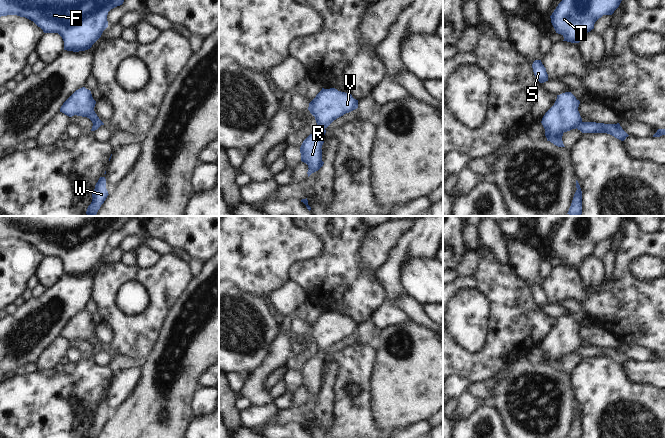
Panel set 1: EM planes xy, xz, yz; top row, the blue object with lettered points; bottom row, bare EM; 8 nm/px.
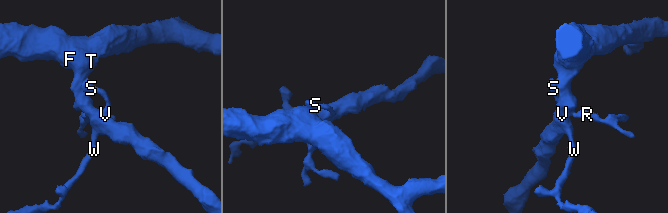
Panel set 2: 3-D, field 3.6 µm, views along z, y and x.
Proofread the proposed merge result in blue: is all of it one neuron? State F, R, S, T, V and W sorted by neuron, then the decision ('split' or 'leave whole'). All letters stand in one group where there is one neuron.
groups F R S T V W; leave whole

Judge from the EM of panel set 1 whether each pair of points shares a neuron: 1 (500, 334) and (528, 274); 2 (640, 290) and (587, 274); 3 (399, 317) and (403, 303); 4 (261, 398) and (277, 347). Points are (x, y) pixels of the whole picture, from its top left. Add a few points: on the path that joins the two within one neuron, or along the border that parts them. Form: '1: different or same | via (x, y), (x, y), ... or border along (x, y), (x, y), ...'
1: different | border along (508, 264), (531, 289)
2: different | border along (581, 276), (585, 287), (597, 287), (604, 279)
3: different | border along (396, 307), (409, 318)
4: same | via (258, 385), (258, 376), (273, 360)

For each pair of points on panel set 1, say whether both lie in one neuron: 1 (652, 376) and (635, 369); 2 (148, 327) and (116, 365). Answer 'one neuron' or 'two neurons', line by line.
1: one neuron
2: two neurons

